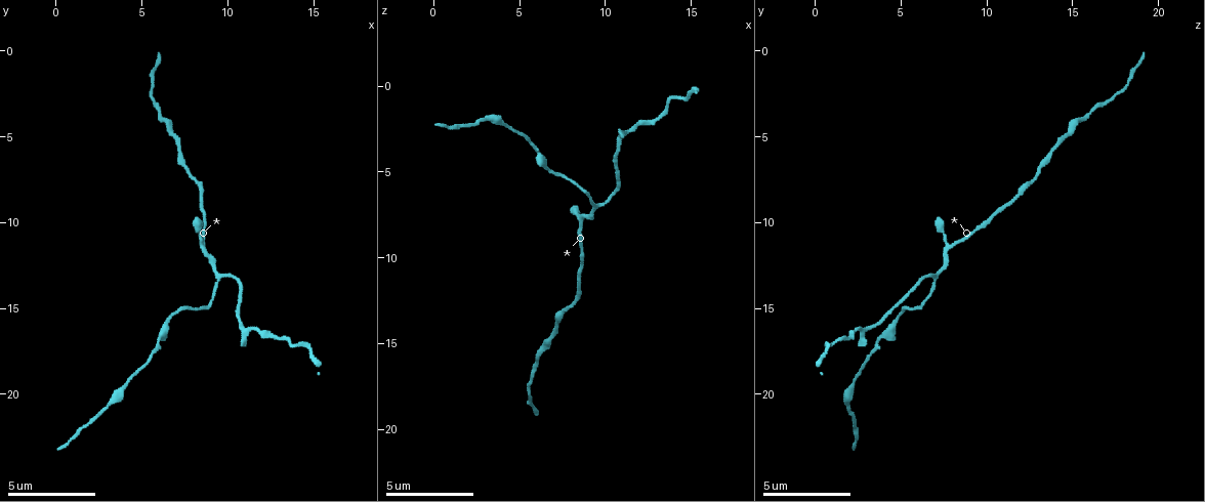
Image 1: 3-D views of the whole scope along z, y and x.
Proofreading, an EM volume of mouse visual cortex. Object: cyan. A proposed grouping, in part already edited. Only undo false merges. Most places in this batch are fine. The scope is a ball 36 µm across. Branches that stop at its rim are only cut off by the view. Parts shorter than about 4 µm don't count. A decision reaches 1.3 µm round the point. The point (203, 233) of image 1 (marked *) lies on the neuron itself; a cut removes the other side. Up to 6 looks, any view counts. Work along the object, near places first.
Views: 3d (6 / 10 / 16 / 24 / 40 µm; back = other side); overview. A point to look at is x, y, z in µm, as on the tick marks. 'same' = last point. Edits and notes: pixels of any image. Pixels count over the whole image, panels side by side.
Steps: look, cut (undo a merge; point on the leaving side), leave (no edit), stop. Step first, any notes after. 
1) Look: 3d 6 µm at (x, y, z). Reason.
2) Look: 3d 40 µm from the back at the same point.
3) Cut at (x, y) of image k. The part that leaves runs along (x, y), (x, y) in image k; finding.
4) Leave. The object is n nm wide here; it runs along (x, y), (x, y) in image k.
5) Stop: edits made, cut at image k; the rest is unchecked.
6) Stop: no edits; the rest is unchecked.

Look: 3d 10 µm at (10.9, 15.9, 3.5).

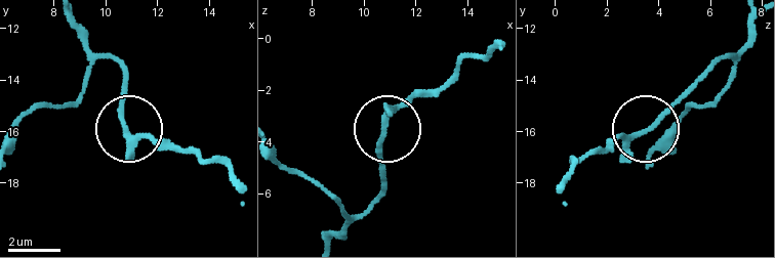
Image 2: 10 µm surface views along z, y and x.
Leave. It runs along (75, 18), (88, 45), (119, 66), (126, 129), (166, 148) in image 2; all the same neuron.

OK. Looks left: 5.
Look: 3d 10 µm at (9.8, 13.0, 6.9). Branch point.

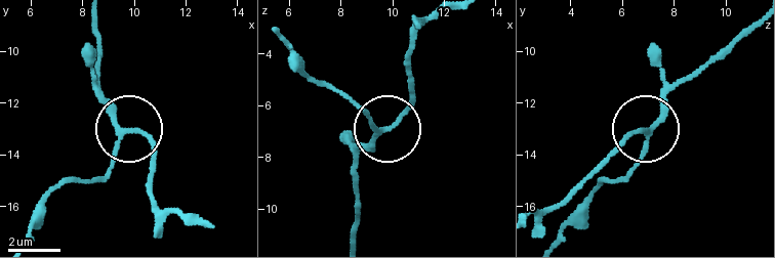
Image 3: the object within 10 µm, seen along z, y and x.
Cut at (109, 174) of image 3. 3 arms meet here; the part that leaves runs along (117, 142), (104, 173), (64, 181), (50, 192), (29, 239) in image 3; two neurons meet here.

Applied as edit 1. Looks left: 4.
Look: 3d 6 µm at (8.0, 7.3, 12.8). A narrow waist.

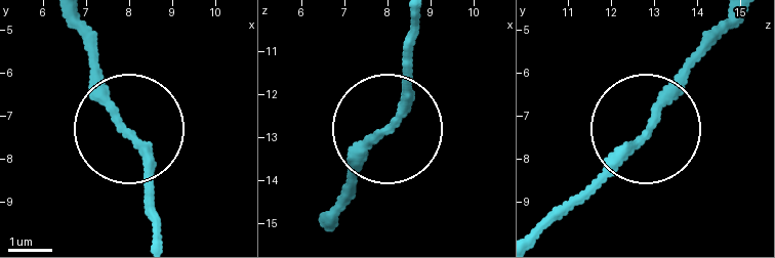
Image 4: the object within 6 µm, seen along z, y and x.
Leave. The object is 190 nm wide here; it runs along (540, 239), (651, 128), (702, 55) in image 4; continuous, no second neuron.

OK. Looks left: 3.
Stop: edits made, cut at image 3; the rest is unchecked.

